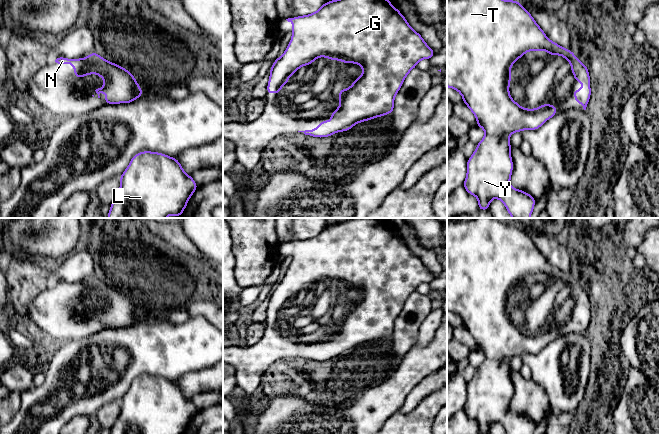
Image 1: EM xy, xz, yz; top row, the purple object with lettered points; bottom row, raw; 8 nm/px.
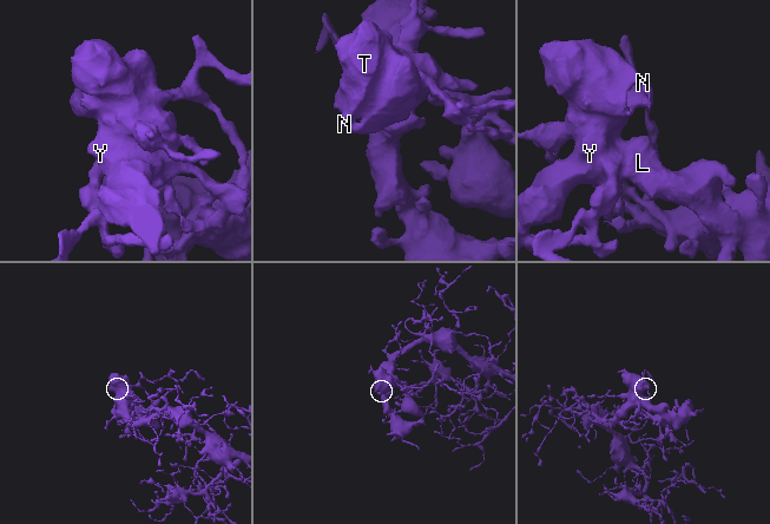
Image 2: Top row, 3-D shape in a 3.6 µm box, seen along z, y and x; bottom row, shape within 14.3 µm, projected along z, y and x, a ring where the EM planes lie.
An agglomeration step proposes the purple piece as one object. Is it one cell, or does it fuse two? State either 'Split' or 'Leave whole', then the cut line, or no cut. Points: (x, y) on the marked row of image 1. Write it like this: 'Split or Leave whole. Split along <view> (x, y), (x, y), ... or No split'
Leave whole. No split

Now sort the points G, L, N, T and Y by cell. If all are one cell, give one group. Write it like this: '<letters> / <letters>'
G L N T Y

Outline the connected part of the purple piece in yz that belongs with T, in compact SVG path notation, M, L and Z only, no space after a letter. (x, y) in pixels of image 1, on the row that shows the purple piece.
M447 0L447 87L457 90L462 95L463 102L475 115L476 127L481 127L485 131L485 136L467 160L467 175L463 184L470 195L478 198L478 211L489 210L491 200L497 198L503 202L512 218L530 218L533 212L535 198L527 192L510 186L513 162L509 136L522 130L537 130L548 119L556 115L557 108L555 105L542 104L536 109L524 109L511 98L509 85L511 66L526 52L538 50L544 50L551 56L561 55L570 62L575 82L583 83L583 87L579 91L573 89L574 99L586 110L591 95L587 66L583 65L571 50L549 40L520 2L512 0Z

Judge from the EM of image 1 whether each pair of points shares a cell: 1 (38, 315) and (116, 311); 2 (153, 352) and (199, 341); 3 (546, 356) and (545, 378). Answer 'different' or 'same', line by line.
1: same
2: same
3: same

